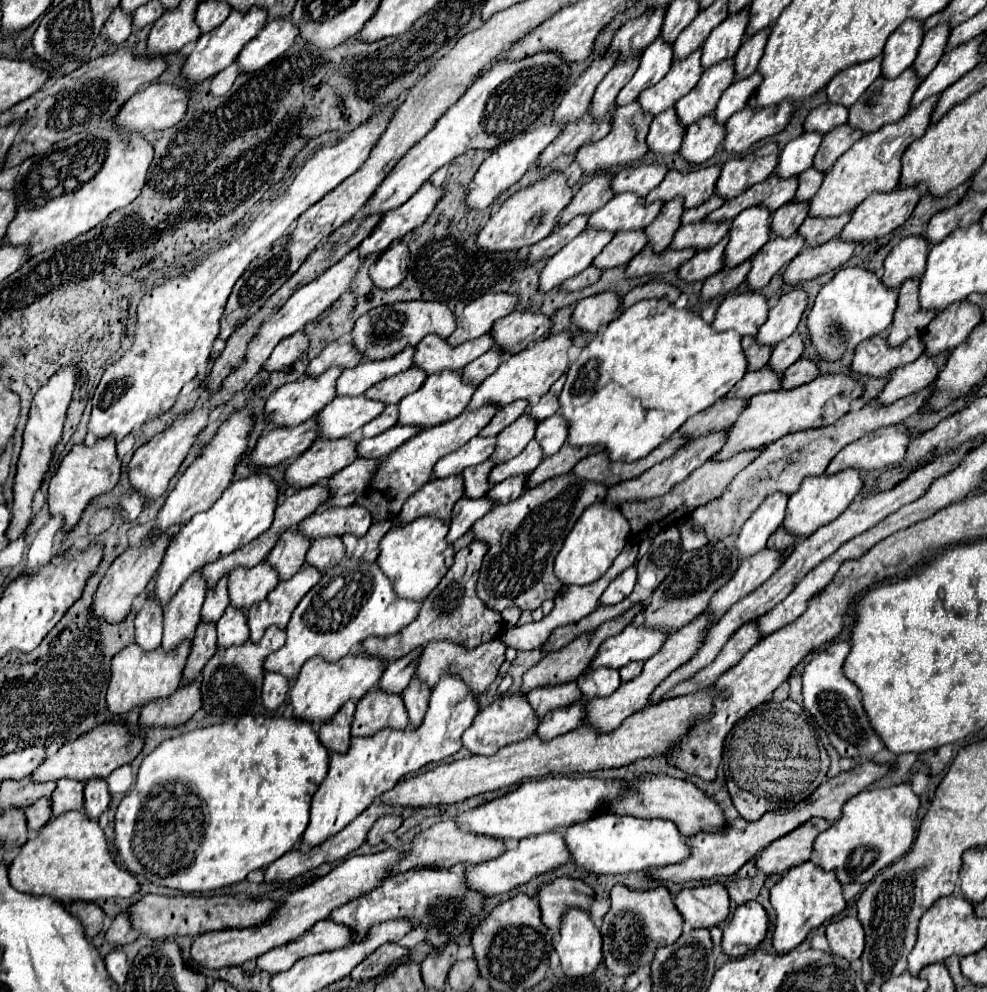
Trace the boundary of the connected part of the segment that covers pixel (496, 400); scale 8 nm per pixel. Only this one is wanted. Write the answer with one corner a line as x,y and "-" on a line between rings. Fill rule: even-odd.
560,332
556,336
548,336
540,342
536,342
534,348
526,348
514,356
510,356
506,362
502,362
498,366
498,370
488,376
474,392
472,400
468,402
468,408
466,410
480,410
484,406
496,406
496,408
502,408
510,402
516,402
516,400
530,400
534,396
544,396
550,386
554,384
556,378
560,378
566,368
568,368
568,348
572,344
572,336
570,332

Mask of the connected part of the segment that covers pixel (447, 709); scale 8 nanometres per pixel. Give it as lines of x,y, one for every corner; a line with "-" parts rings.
444,676
430,696
430,706
420,728
412,730
380,730
368,738
352,738
346,754
332,754
324,782
316,790
310,806
310,824
302,834
300,850
312,850
324,844
330,836
346,828
358,814
362,814
382,792
390,790
406,774
418,772
430,762
440,762
462,748
462,732
478,714
476,698
458,676

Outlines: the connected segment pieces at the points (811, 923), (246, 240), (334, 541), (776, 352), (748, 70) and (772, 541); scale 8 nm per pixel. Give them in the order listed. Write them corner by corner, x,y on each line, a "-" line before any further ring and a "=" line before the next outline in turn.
808,860
788,870
788,874
782,876
782,880
770,890
770,902
776,910
776,928
772,944
780,954
786,954
796,948
812,928
818,928
820,924
838,916
846,908
842,884
836,880
836,876
832,876
832,872
824,872
824,868
820,868
820,864
816,864
814,860
=
392,102
374,108
368,122
354,128
340,142
322,146
302,166
290,188
268,204
240,238
210,254
194,270
156,286
142,298
138,306
138,330
134,336
134,346
118,362
106,366
106,372
92,398
88,434
92,434
96,440
114,438
120,442
124,436
132,434
136,426
142,426
150,418
158,418
162,414
162,402
178,396
182,386
196,376
198,364
206,364
210,360
212,344
220,334
220,318
236,280
244,274
252,260
288,234
288,226
292,226
302,212
360,170
360,166
368,160
370,150
376,146
376,140
384,134
394,110
396,104
=
316,538
310,544
304,566
314,566
322,574
334,568
344,558
344,546
340,538
=
790,336
788,340
780,342
780,344
772,350
772,356
770,356
768,366
770,366
776,374
782,376
784,370
802,356
802,350
804,350
802,338
800,338
800,336
=
768,30
758,32
752,38
746,38
740,46
740,50
734,56
734,68
736,68
736,80
748,78
756,72
756,66
764,54
764,46
768,40
=
778,528
770,538
768,538
768,548
778,550
778,552
790,552
794,548
794,536
784,532
784,528

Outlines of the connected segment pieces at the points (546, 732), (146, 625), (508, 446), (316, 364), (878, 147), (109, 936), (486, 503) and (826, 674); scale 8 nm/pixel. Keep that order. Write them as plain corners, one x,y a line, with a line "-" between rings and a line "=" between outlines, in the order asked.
584,698
578,700
576,704
570,704
566,708
554,710
548,716
544,716
534,732
534,736
538,736
540,740
552,740
556,736
560,736
560,732
570,732
574,728
578,728
584,720
=
144,600
140,612
136,614
136,644
144,652
160,648
162,642
162,606
=
522,414
516,422
512,422
508,428
504,428
498,436
496,436
496,448
490,456
492,464
504,464
508,460
512,460
514,456
518,456
526,444
534,438
536,432
536,420
532,420
528,414
=
328,344
322,354
318,358
314,358
308,368
306,368
306,376
316,378
320,376
324,370
338,366
342,370
346,368
354,368
360,362
360,352
356,352
356,348
352,348
352,344
=
938,96
924,100
918,108
910,110
902,120
888,124
872,134
864,134
848,152
844,152
826,172
820,190
810,200
808,216
824,216
824,218
842,216
844,212
852,212
872,192
892,192
898,186
900,178
900,158
908,148
910,140
918,140
928,128
936,100
=
118,914
118,916
112,920
110,928
104,932
104,940
106,940
108,944
116,946
116,948
134,942
136,938
138,938
138,932
134,932
134,928
130,926
130,922
128,922
128,918
126,918
124,914
=
462,498
460,502
456,502
452,508
452,522
450,522
450,530
446,534
446,542
448,544
456,542
462,534
466,534
470,530
470,526
476,520
480,520
484,514
488,514
490,508
492,508
492,502
486,498
478,498
478,500
=
850,642
828,644
806,666
806,670
802,674
804,706
816,718
816,722
824,728
830,744
838,750
840,756
844,756
844,758
858,758
858,756
872,758
876,752
880,752
884,748
884,742
880,740
880,736
876,736
876,730
872,728
872,724
868,720
868,714
862,706
860,690
842,672
848,652
850,652

